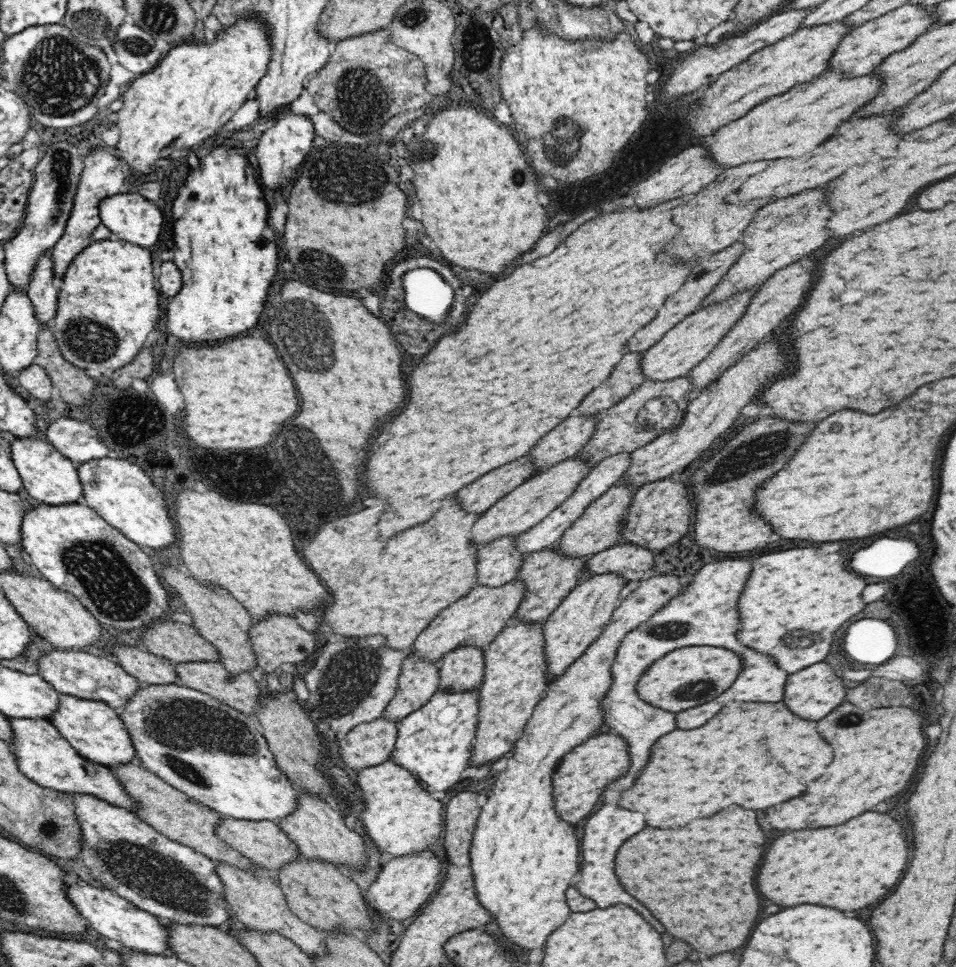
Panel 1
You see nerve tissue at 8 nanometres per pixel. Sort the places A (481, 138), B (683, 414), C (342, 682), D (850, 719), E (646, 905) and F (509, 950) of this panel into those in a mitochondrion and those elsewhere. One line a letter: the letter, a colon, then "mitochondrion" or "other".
A: other
B: other
C: mitochondrion
D: mitochondrion
E: other
F: other

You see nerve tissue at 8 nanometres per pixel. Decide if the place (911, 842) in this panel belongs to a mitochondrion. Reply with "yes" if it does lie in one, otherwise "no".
no

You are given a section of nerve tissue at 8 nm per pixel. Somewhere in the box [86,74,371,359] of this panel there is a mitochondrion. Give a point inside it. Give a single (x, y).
(316, 265)

